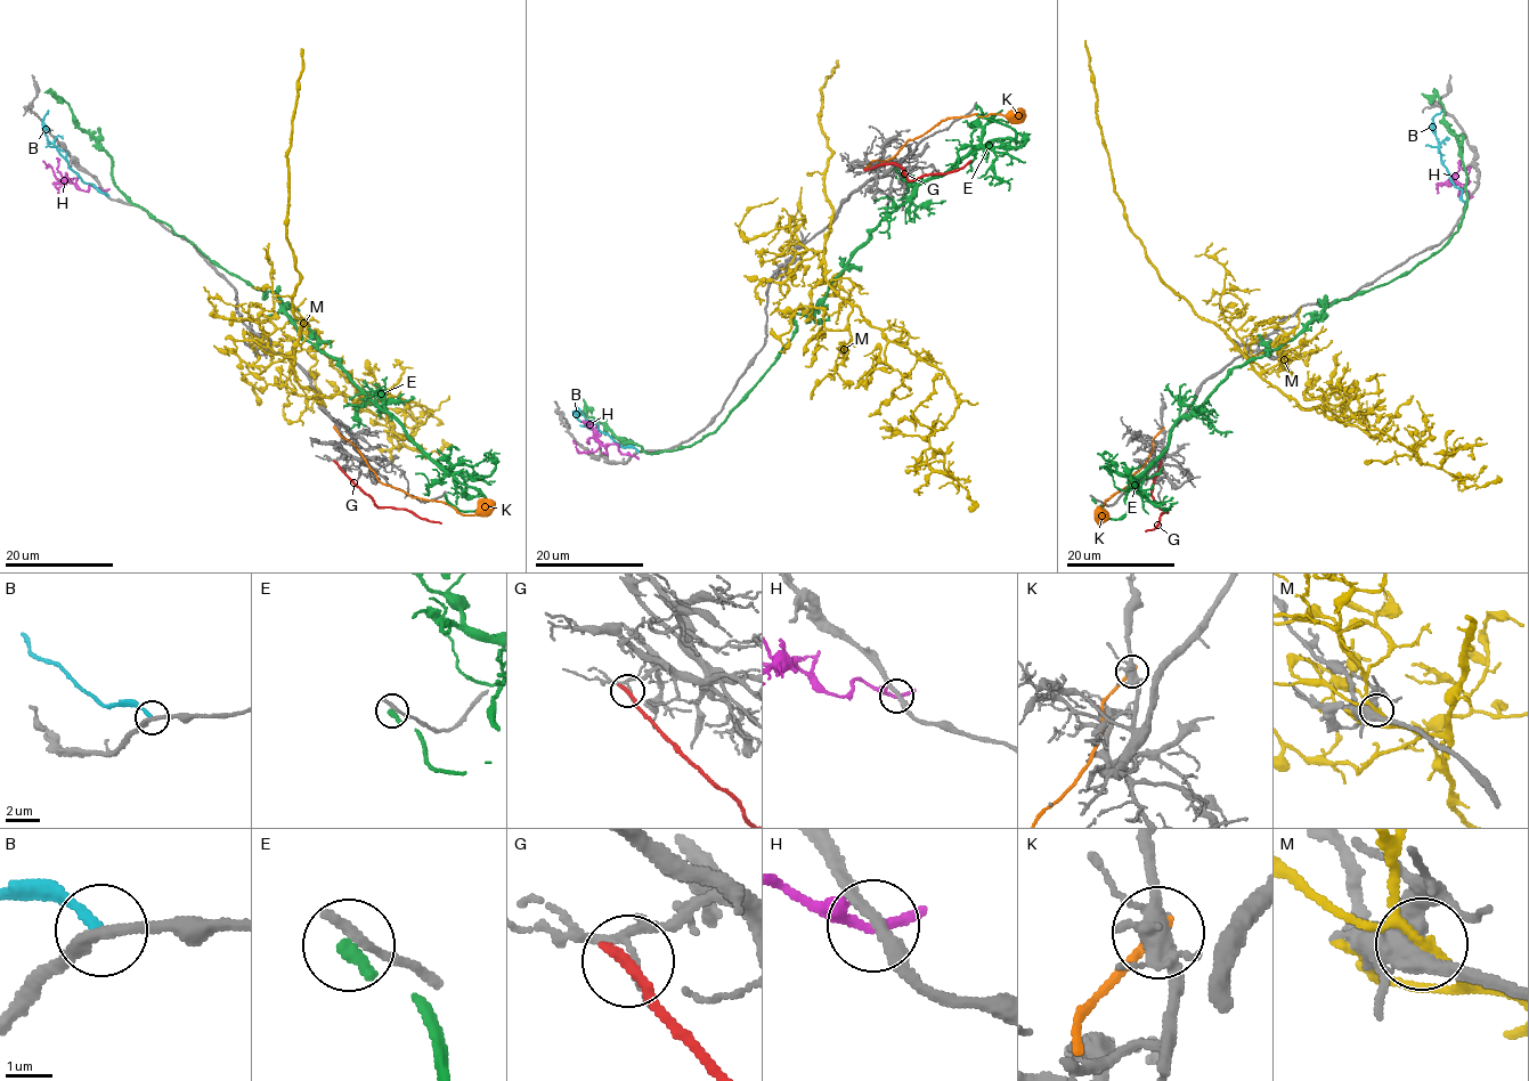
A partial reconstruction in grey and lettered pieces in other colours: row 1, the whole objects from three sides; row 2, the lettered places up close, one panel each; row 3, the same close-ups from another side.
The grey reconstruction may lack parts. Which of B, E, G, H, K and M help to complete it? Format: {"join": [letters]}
{"join": []}

